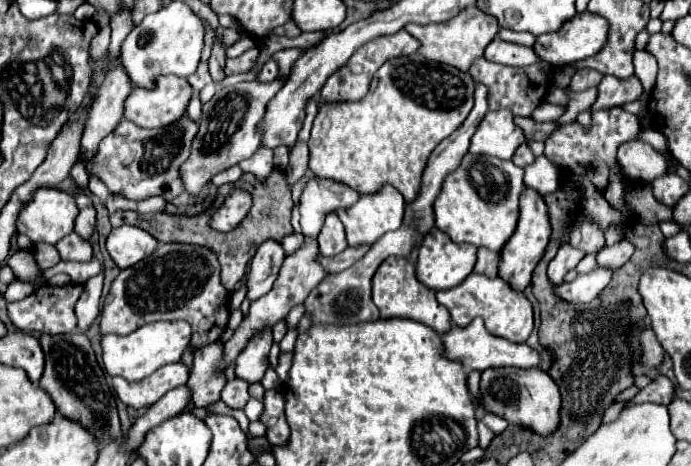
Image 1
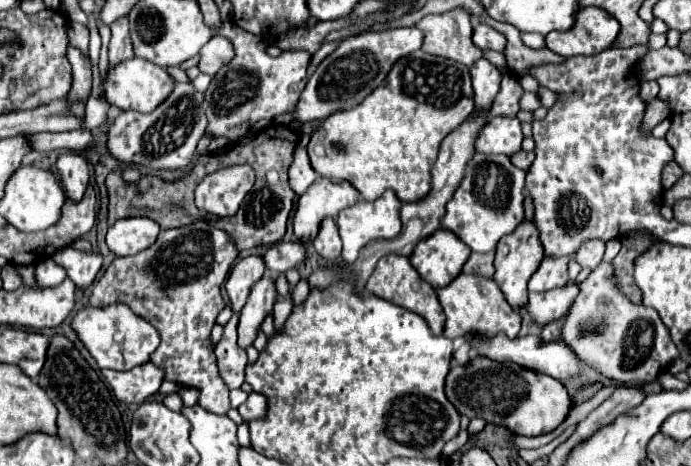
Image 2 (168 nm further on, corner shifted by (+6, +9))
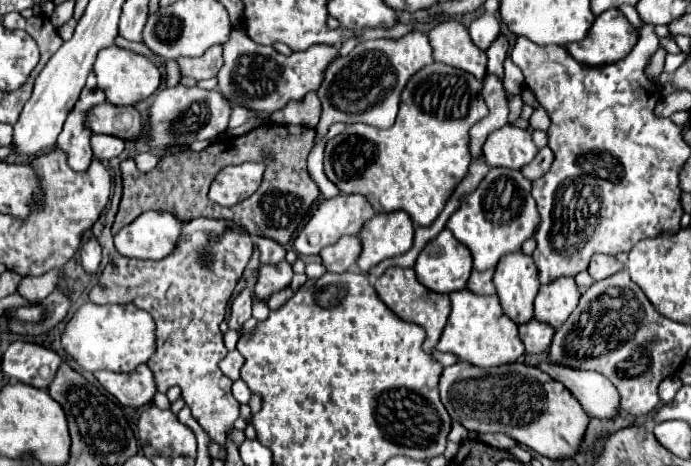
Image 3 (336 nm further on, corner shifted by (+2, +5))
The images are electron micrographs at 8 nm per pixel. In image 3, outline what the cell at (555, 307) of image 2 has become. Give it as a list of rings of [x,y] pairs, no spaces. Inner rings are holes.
[[[528,321],[520,329],[520,339],[524,343],[526,353],[530,355],[540,355],[546,353],[550,347],[550,341],[554,337],[554,329],[546,329],[546,325],[538,325],[538,321]]]

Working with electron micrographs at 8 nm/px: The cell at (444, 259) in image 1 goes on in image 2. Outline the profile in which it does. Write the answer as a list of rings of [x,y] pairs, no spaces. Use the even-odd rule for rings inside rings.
[[[436,229],[430,237],[418,241],[410,263],[430,285],[444,287],[460,271],[470,257],[470,249],[446,229]]]

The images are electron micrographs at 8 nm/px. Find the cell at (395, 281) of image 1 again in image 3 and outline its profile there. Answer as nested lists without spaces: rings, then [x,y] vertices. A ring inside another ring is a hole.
[[[388,267],[384,271],[384,275],[378,277],[378,281],[374,283],[374,287],[378,291],[378,297],[386,303],[386,307],[396,317],[400,317],[402,321],[420,325],[426,331],[426,339],[422,343],[422,349],[426,353],[432,353],[432,349],[436,347],[436,343],[438,343],[438,339],[440,339],[440,335],[442,335],[442,331],[446,327],[448,315],[450,315],[450,297],[434,293],[434,291],[422,287],[420,281],[416,279],[414,269],[404,269],[404,267]]]

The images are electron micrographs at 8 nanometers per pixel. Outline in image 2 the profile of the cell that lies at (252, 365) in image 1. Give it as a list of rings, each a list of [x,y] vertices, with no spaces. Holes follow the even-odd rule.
[[[262,277],[254,289],[250,291],[248,303],[240,311],[240,323],[238,323],[238,347],[248,349],[254,345],[254,339],[268,315],[272,315],[272,307],[276,303],[276,285],[270,281],[270,277]]]

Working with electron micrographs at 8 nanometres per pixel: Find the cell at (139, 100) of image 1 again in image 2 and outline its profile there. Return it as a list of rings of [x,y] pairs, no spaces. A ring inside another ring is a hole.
[[[138,57],[130,61],[118,63],[112,71],[108,71],[106,79],[106,99],[110,105],[116,105],[122,111],[138,111],[138,113],[152,113],[158,105],[162,105],[170,93],[174,91],[176,81],[170,77],[170,73],[150,61],[142,61]]]

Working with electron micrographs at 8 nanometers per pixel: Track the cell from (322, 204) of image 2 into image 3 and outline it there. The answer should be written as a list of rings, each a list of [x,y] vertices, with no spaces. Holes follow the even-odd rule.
[[[338,195],[332,199],[326,199],[318,211],[312,215],[312,219],[306,223],[306,227],[300,231],[300,235],[294,241],[294,247],[298,253],[302,255],[318,255],[324,247],[334,245],[340,237],[344,235],[358,235],[362,225],[374,217],[374,209],[372,205],[366,201],[366,197],[362,195]]]

